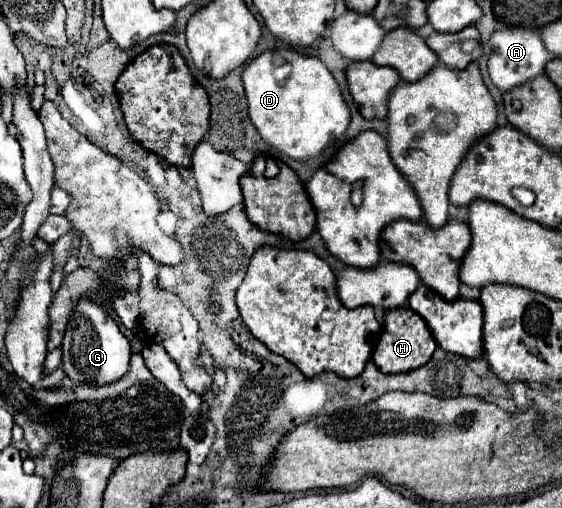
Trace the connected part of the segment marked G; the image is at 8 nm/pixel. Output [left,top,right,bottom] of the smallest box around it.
[62,296,130,382]

